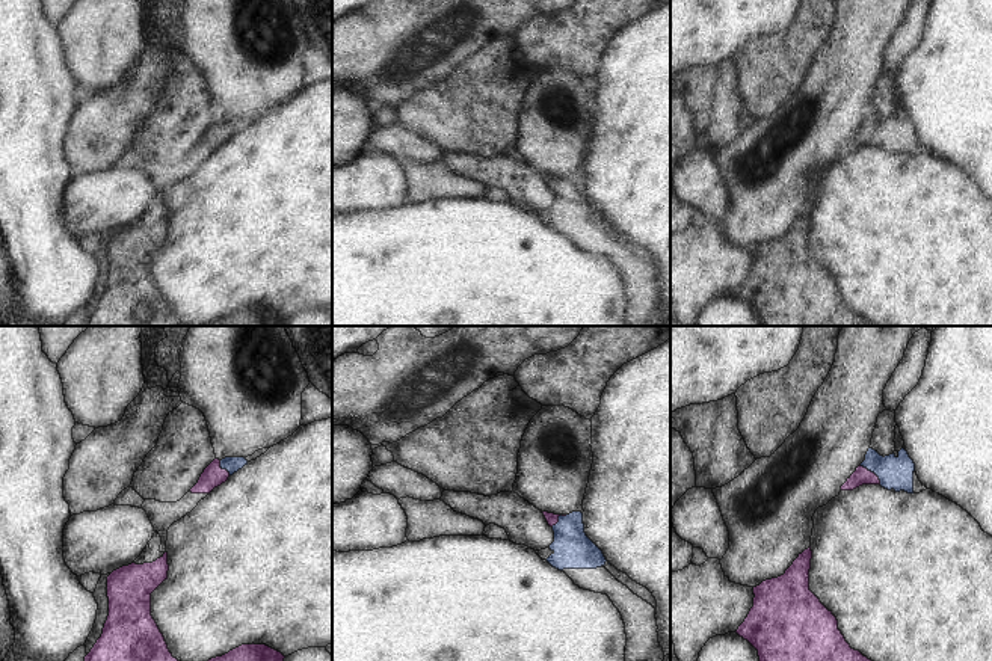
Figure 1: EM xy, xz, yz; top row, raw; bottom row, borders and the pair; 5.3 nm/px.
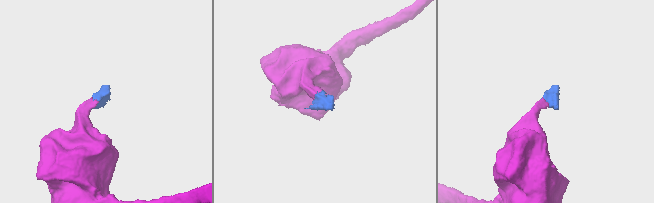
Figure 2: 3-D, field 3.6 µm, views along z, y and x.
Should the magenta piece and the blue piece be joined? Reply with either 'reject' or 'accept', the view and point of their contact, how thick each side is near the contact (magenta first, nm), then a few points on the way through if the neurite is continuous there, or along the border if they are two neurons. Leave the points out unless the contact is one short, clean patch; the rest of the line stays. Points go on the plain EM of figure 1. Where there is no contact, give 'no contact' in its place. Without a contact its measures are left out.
accept | yz (870, 133) | 90/180 nm | across yz (861, 138), (870, 133), (894, 135)

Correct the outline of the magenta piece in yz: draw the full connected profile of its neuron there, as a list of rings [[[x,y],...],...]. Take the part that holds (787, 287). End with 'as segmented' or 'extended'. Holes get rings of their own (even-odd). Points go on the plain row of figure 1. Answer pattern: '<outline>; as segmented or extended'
[[[809,208],[784,237],[753,249],[753,269],[735,294],[758,312],[761,326],[877,326],[850,309],[836,279],[809,252],[811,220]]]; as segmented

